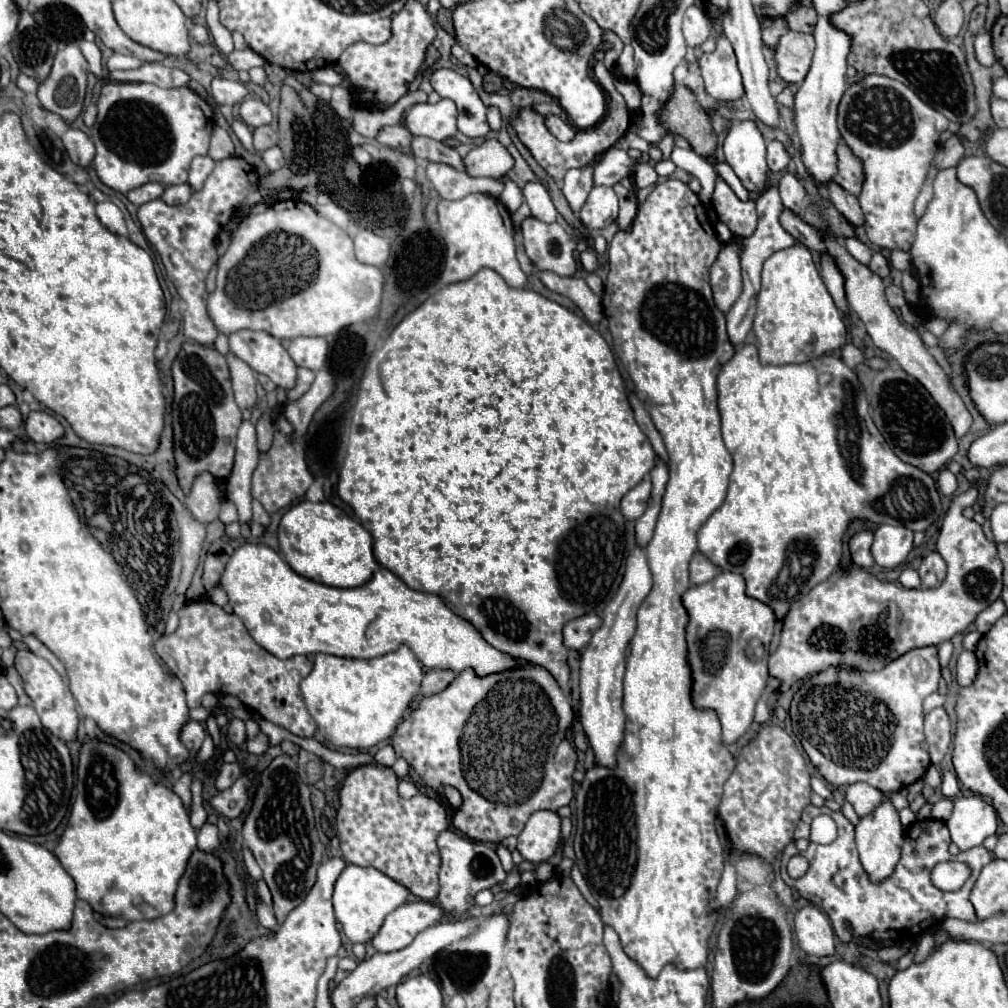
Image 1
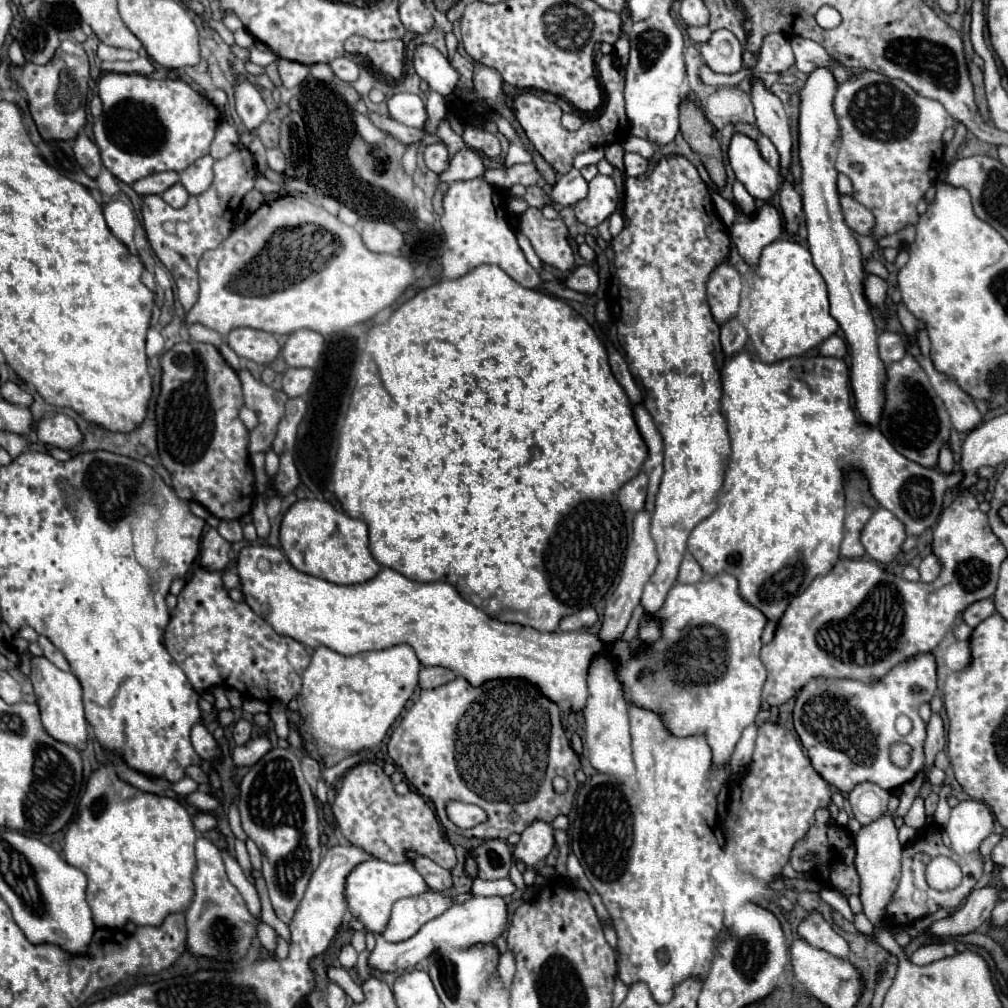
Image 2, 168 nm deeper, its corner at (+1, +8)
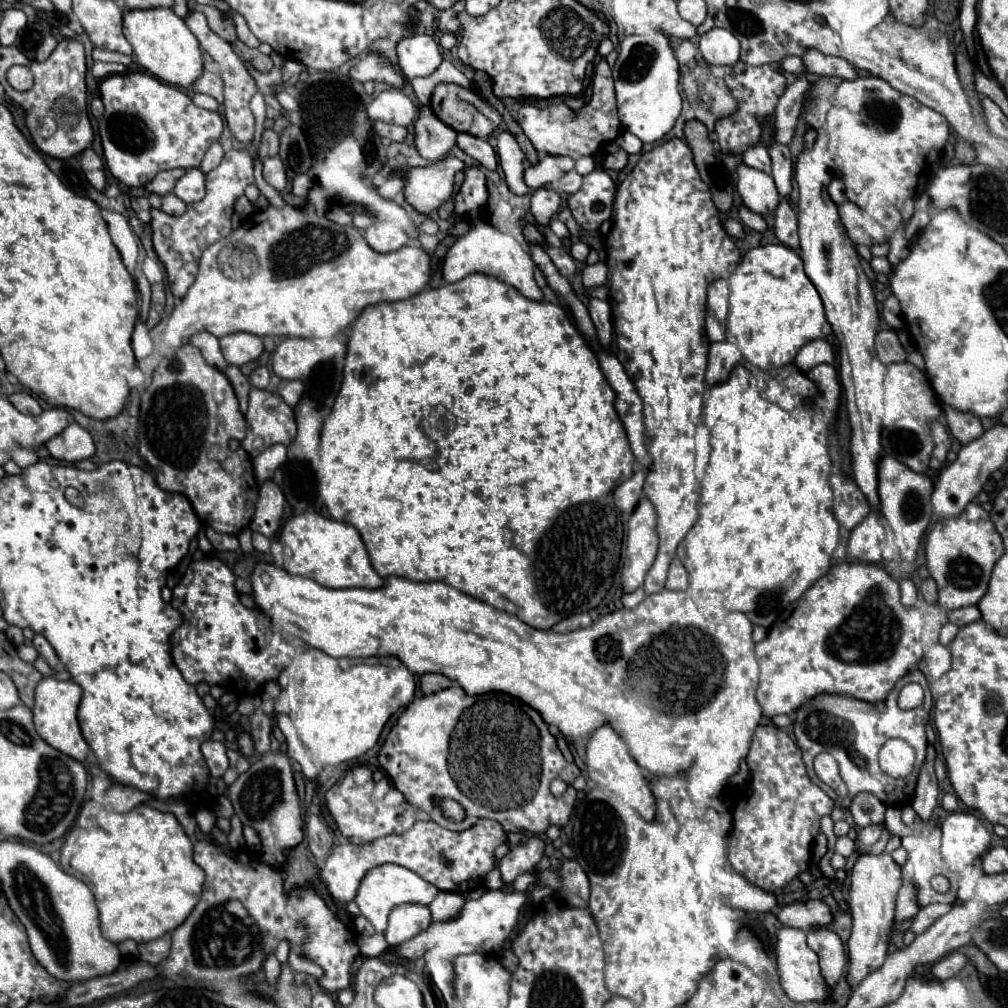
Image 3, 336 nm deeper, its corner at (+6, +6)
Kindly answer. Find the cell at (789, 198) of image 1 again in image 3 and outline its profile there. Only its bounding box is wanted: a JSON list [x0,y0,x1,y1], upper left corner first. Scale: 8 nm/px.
[774,199,798,249]

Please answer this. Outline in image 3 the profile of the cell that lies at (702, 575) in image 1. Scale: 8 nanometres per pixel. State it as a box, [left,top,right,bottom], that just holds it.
[666,557,688,591]

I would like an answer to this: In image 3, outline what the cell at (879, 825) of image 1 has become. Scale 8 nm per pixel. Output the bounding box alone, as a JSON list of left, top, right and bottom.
[848,853,902,987]

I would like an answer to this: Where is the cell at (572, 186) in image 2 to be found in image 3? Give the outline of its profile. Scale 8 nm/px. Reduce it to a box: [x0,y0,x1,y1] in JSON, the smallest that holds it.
[530,189,562,225]

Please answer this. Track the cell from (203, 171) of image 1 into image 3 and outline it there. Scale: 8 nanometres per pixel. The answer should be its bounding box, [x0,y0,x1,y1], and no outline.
[174,169,206,203]

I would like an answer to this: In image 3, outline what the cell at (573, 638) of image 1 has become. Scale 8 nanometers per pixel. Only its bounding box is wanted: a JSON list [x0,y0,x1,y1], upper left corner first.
[552,613,592,633]

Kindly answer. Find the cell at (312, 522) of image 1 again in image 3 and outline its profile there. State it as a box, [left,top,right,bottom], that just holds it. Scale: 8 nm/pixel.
[280,511,384,589]

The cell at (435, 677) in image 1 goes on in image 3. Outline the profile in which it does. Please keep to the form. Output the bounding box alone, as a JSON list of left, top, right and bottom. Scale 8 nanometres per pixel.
[420,673,452,695]

